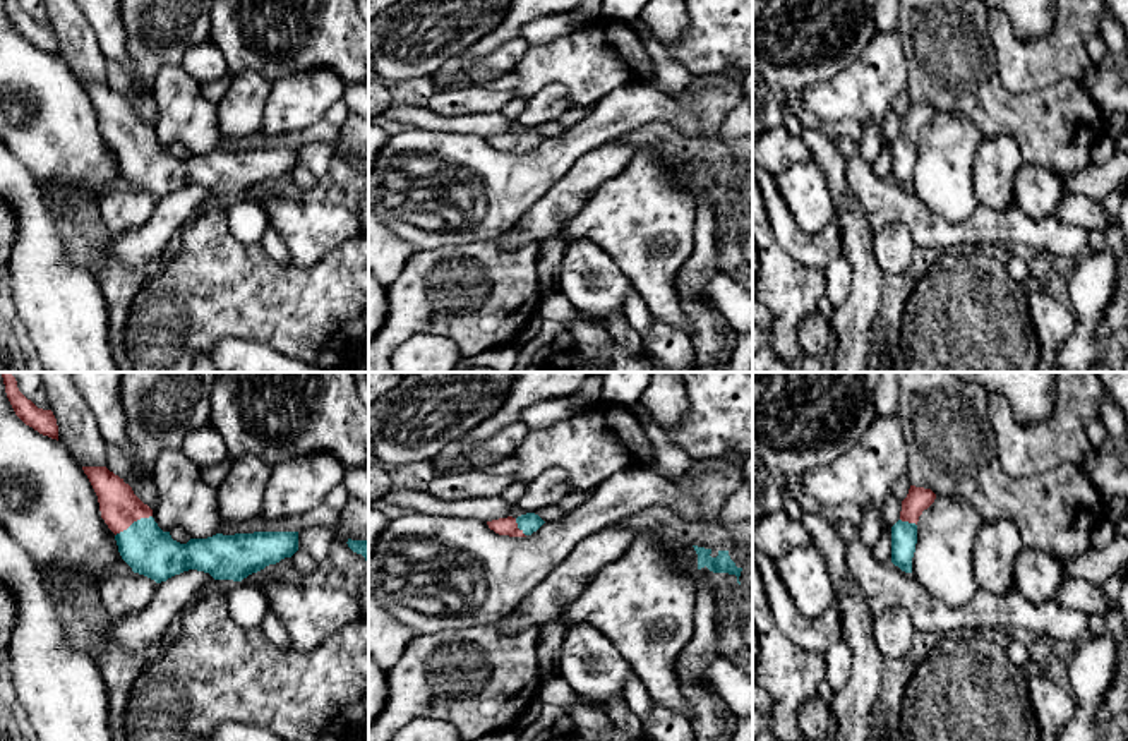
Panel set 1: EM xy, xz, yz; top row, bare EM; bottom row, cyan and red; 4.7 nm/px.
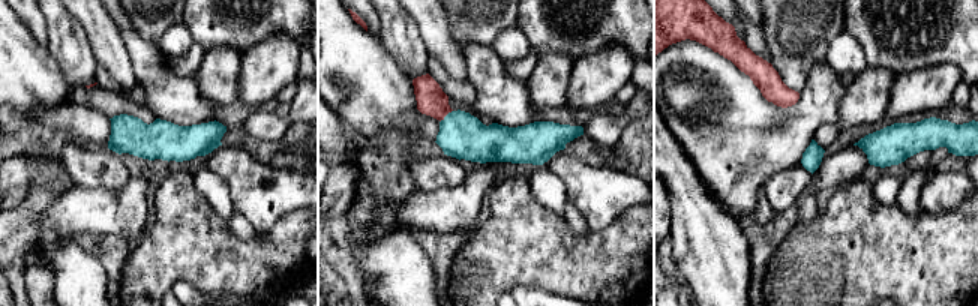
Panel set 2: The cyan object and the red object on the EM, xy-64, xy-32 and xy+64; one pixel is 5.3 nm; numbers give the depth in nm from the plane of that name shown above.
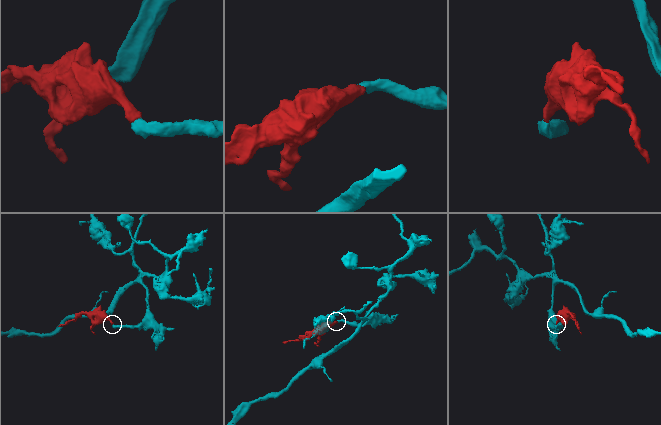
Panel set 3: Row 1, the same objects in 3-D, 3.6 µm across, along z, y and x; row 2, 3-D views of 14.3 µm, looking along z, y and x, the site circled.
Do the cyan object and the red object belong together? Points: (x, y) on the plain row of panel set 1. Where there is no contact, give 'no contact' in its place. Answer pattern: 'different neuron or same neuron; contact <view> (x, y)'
same neuron; contact xy (134, 138)

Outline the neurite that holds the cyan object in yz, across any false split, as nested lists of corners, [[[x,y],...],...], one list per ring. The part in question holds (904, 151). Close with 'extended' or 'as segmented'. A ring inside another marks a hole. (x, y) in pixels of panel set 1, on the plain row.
[[[910,101],[902,117],[900,136],[891,142],[891,178],[905,189],[912,189],[919,132],[934,115],[936,110],[931,105]]]; extended

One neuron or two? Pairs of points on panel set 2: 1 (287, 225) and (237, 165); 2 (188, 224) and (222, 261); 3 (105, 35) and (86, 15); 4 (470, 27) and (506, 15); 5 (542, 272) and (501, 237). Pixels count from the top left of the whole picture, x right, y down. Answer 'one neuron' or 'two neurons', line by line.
1: two neurons
2: one neuron
3: one neuron
4: one neuron
5: one neuron

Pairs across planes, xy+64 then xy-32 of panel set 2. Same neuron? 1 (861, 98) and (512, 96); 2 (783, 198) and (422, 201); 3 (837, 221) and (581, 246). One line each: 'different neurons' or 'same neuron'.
1: different neurons
2: different neurons
3: same neuron

